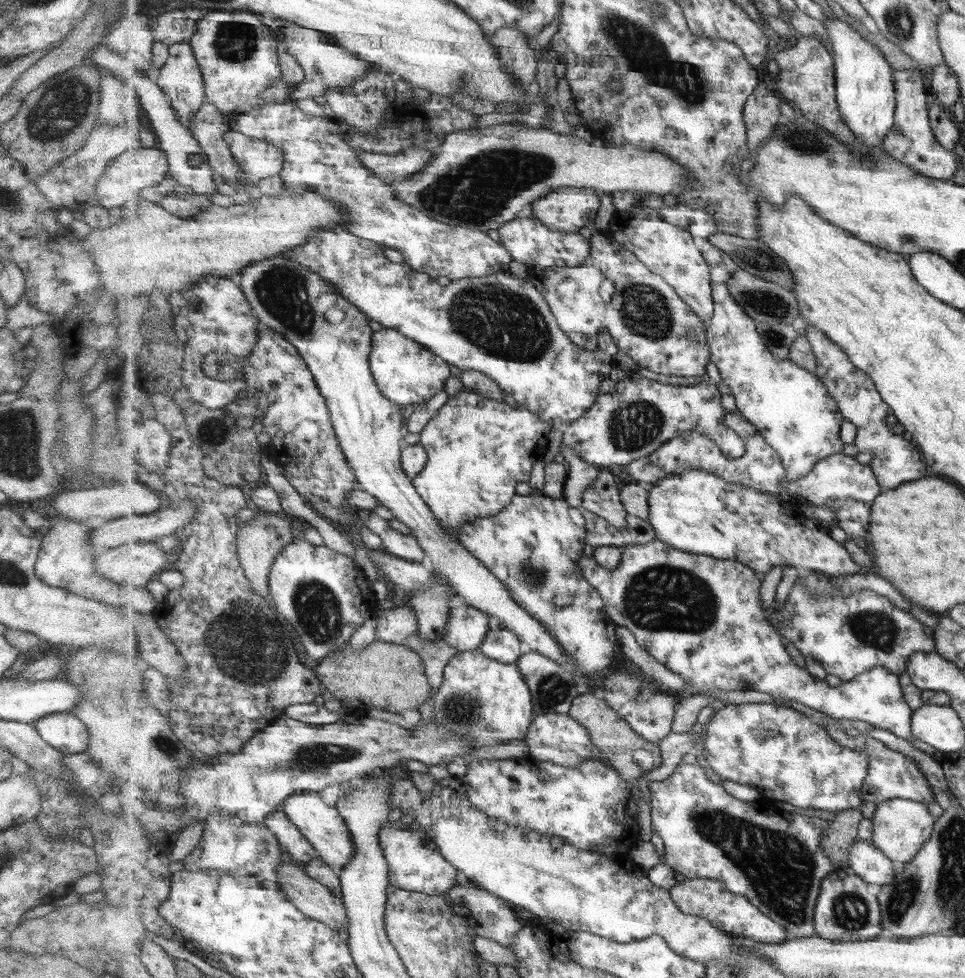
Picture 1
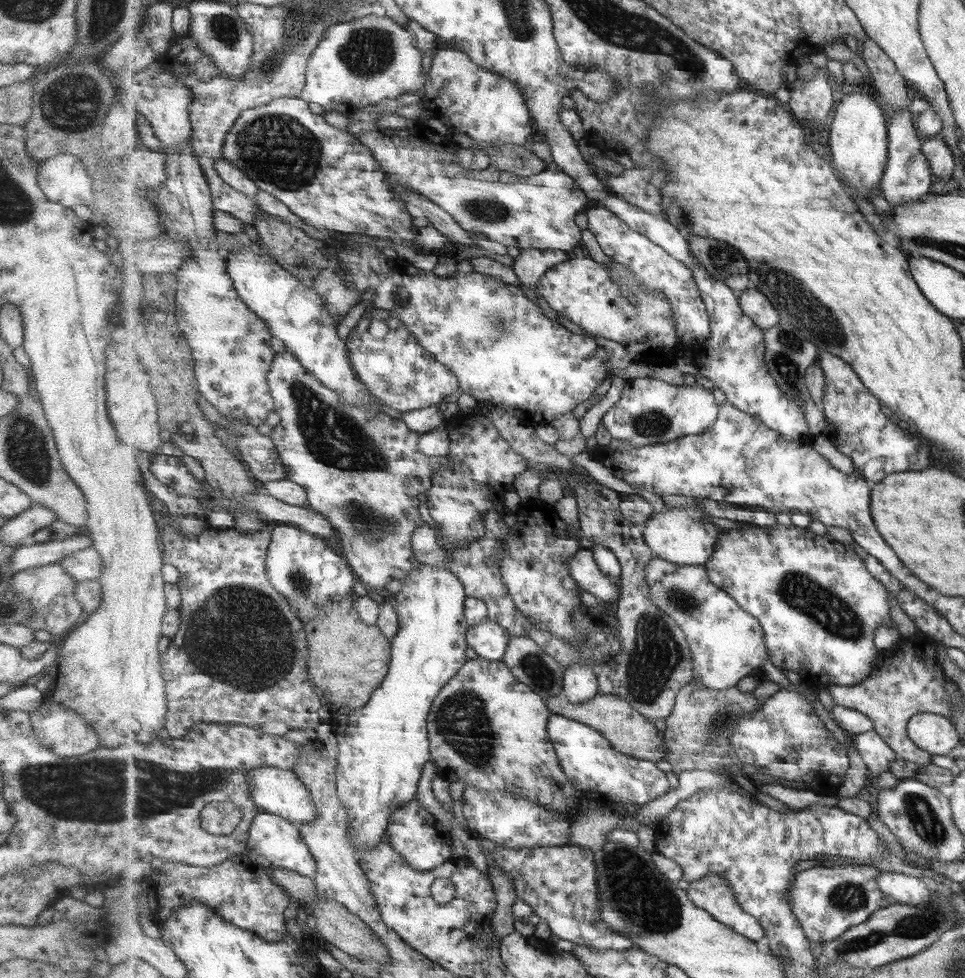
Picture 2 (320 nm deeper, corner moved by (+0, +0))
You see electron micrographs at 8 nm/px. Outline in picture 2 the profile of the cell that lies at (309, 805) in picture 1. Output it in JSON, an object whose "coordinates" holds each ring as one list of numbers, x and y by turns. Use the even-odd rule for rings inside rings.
{"coordinates":[[271,765,257,767,249,771,249,785,251,785,252,799,261,811,282,816,299,826,312,823,317,818,311,791,297,777,294,770]]}

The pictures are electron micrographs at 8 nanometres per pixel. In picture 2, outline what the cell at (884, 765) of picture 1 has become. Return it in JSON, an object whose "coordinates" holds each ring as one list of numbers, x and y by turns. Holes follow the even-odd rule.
{"coordinates":[[875,730,854,735,851,742,863,758,867,778,871,781,877,779,882,772,890,772,889,764,899,757]]}

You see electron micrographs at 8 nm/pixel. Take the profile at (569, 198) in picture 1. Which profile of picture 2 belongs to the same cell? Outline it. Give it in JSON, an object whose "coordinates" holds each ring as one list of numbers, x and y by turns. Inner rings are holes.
{"coordinates":[[414,124,405,129,380,128,358,136,359,142,367,145,382,165,389,180,398,182,417,191,423,198,432,200,437,206,444,208,469,233,481,234,490,241,505,247,512,246,518,250,538,249,551,251,580,251,581,228,575,224,575,216,581,210,592,205,590,197,578,185,578,180,563,172,558,164,551,162,539,174,523,177,523,181,514,183,489,182,477,180,458,160,458,150,462,146,451,138,450,133,439,135,423,124]]}

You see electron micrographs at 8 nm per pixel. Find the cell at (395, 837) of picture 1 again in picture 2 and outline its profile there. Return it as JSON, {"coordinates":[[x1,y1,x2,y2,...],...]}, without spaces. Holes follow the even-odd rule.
{"coordinates":[[417,798,394,810,394,813,389,817,386,834,387,840,399,852,399,856,403,856,411,866,421,872,433,870,441,866,441,864,447,864,447,862,453,860,451,836,447,831,443,830,434,814,428,811,426,806,420,803]]}

